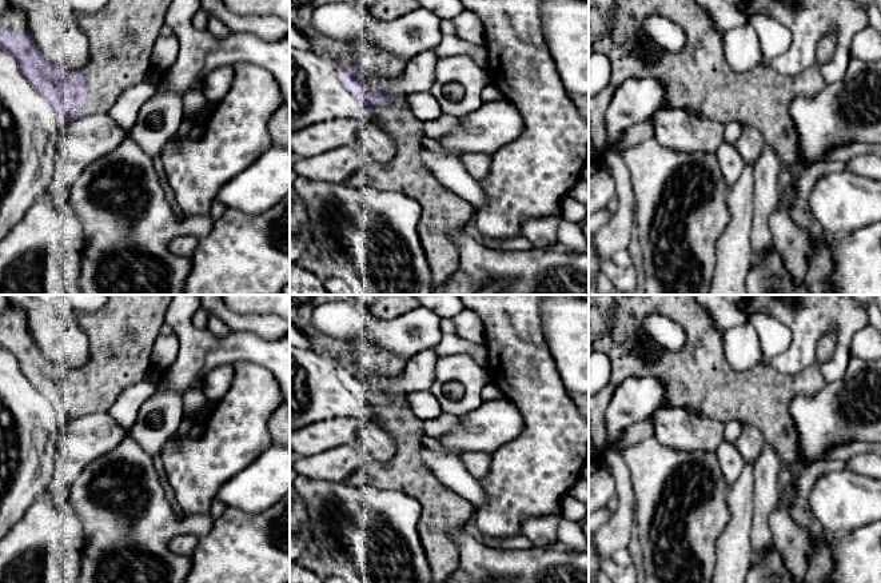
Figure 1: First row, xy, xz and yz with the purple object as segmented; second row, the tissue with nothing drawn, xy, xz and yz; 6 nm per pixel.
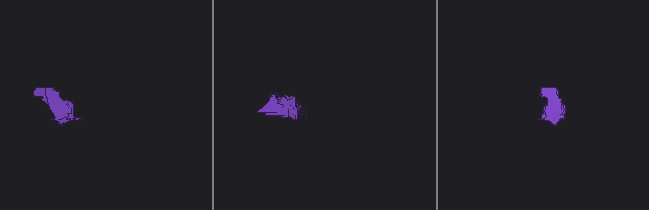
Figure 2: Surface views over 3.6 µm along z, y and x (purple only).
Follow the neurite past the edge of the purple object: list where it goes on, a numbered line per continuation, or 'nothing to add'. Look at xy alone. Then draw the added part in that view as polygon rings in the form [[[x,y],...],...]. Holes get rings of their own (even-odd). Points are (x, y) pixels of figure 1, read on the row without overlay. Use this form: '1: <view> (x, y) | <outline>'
1: xy (12, 318) | [[[12,303],[0,314],[0,330],[25,330],[27,316],[21,307]]]
2: xy (122, 334) | [[[108,295],[107,303],[96,312],[73,312],[79,327],[87,334],[89,359],[80,368],[88,383],[88,402],[80,408],[85,412],[108,412],[119,395],[129,386],[145,380],[154,368],[151,355],[172,295]]]

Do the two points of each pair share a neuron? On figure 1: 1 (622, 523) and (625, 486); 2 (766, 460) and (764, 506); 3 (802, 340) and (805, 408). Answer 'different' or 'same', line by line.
1: same
2: same
3: different

